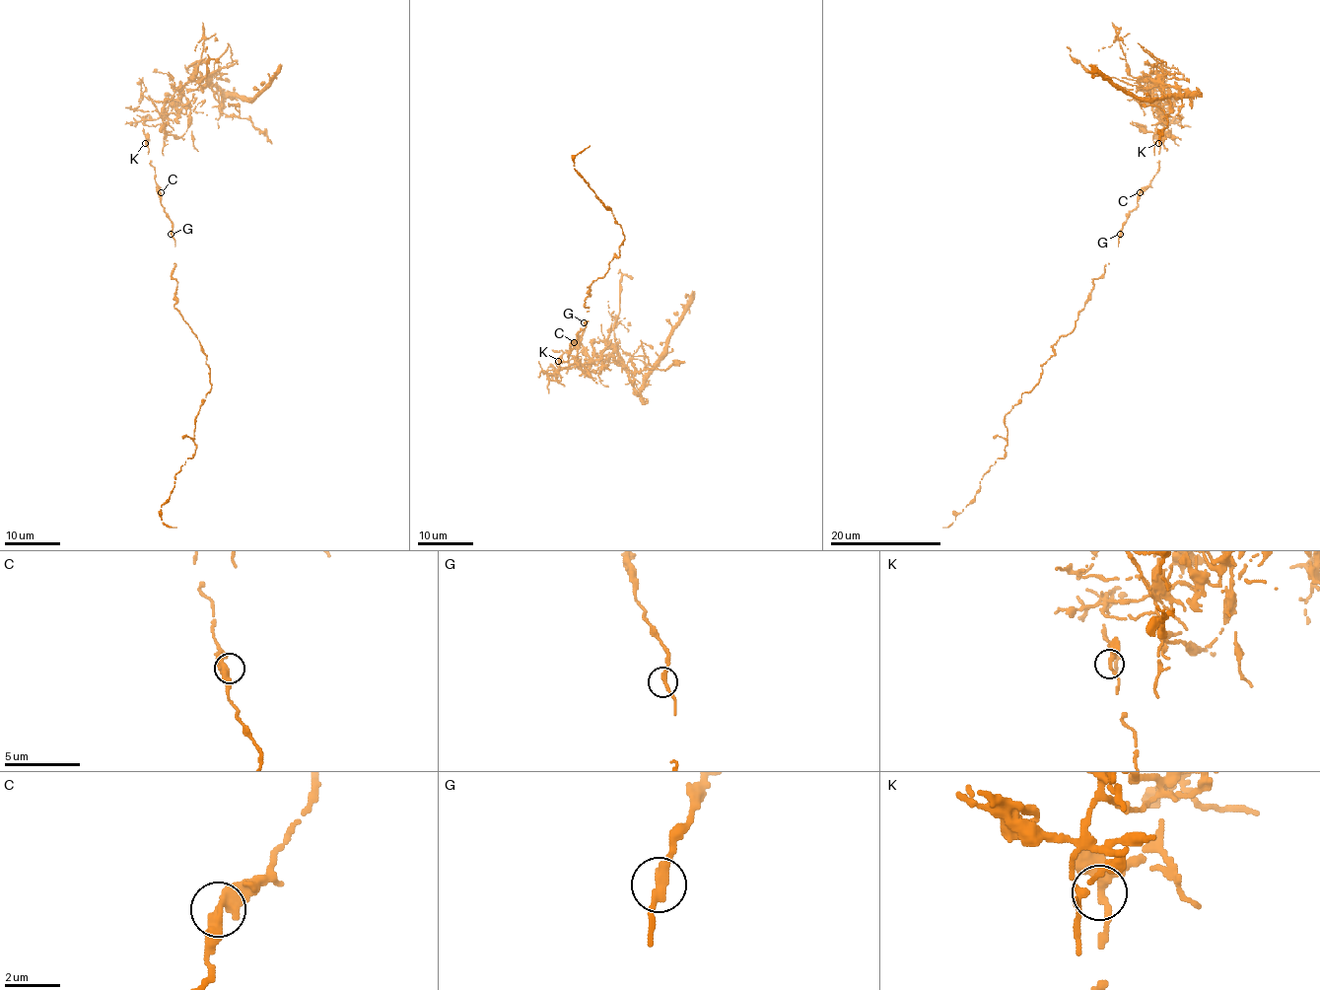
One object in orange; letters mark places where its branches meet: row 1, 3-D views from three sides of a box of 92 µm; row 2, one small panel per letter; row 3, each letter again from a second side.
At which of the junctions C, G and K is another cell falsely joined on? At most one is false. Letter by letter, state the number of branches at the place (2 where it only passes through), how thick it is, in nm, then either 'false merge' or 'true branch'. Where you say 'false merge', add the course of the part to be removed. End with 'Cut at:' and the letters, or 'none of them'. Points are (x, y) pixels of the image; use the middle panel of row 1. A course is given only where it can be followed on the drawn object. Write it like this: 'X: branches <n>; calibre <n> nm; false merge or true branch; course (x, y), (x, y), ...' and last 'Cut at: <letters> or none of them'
C: branches 2; calibre 400 nm; true branch
G: branches 2; calibre 320 nm; true branch
K: branches 2; calibre 320 nm; false merge; course (558, 361), (556, 374), (575, 361), (591, 363), (591, 343), (598, 340), (617, 353), (638, 391), (695, 292)
Cut at: K

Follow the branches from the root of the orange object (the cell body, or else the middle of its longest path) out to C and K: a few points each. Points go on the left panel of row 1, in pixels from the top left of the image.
C: (172, 234), (172, 222), (161, 205), (161, 192)
K: (172, 234), (172, 222), (161, 205), (155, 170), (150, 163), (145, 142)

